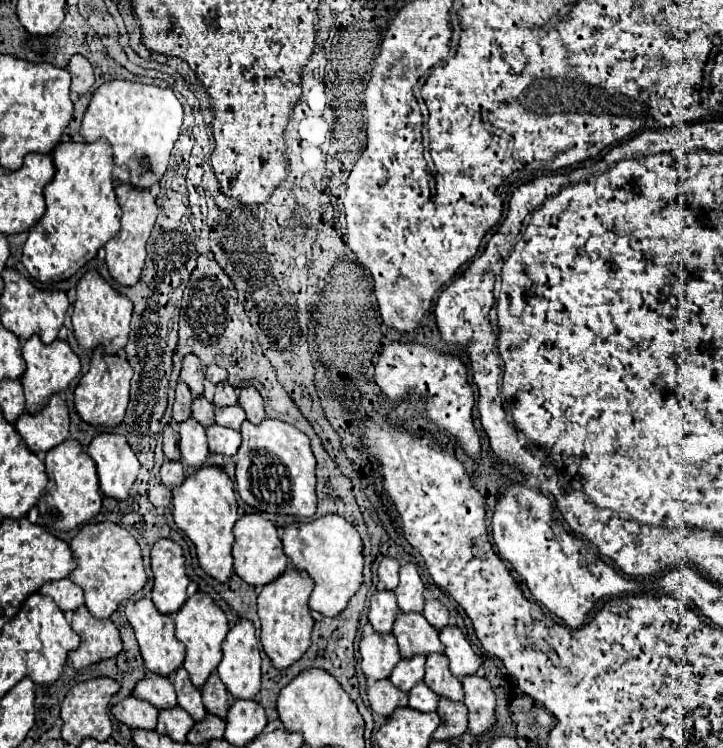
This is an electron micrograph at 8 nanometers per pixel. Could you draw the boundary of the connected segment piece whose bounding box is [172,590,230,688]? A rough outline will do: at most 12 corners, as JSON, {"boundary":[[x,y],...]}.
{"boundary":[[206,592],[172,618],[186,646],[182,666],[200,688],[222,658],[230,630]]}

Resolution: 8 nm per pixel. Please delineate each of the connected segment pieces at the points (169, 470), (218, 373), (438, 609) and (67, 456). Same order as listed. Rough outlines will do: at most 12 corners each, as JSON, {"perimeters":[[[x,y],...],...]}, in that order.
{"perimeters":[[[164,460],[160,468],[162,484],[178,486],[184,482],[182,464]],[[218,364],[206,366],[206,378],[212,384],[226,380],[226,370]],[[426,600],[422,614],[434,628],[444,628],[450,614],[440,600]],[[74,440],[46,454],[42,526],[68,532],[96,516],[96,464]]]}

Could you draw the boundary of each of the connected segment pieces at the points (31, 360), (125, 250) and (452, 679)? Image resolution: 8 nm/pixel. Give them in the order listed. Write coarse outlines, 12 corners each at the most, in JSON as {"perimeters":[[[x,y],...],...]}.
{"perimeters":[[[30,336],[22,346],[20,378],[26,412],[80,374],[68,340],[44,344]],[[116,186],[122,228],[106,244],[116,282],[132,286],[144,268],[158,216],[150,190]],[[444,654],[426,656],[424,682],[454,702],[464,698]]]}

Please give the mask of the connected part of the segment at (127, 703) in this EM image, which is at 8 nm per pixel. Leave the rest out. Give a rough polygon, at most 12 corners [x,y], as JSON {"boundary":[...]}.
{"boundary":[[134,694],[110,712],[130,728],[156,726],[158,710]]}

